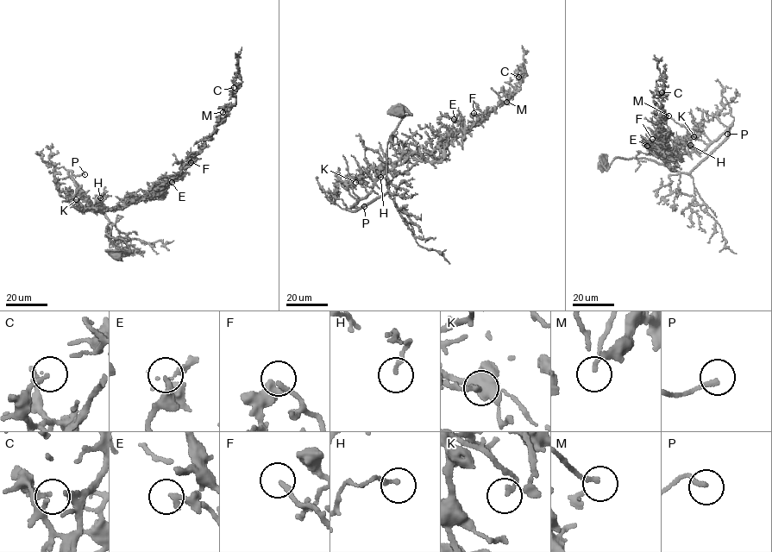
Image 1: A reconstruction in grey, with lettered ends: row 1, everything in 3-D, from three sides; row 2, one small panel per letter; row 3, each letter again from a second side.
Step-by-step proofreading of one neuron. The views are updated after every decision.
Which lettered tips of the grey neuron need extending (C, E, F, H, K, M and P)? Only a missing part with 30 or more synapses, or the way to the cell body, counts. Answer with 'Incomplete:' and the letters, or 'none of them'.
Incomplete: none of them

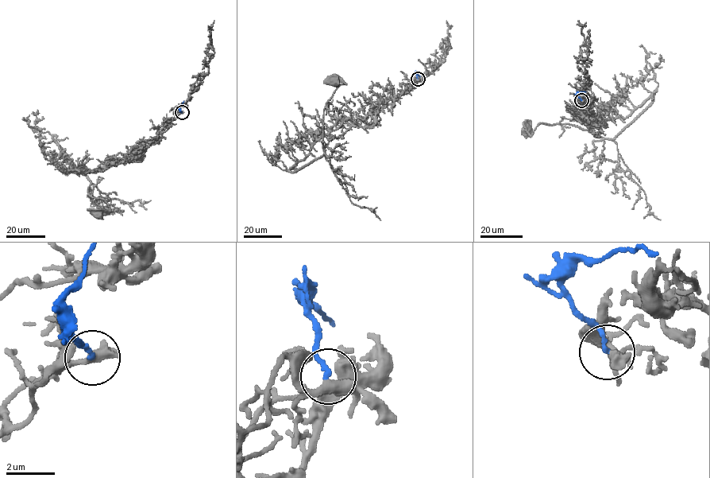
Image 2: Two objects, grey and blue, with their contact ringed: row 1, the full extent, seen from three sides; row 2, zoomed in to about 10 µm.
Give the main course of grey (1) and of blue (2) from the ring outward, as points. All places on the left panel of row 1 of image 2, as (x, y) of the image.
1: (182, 112), (127, 156), (83, 173), (67, 162), (54, 135), (90, 182), (87, 194), (109, 207), (97, 215)
2: (182, 112), (179, 109), (184, 102)

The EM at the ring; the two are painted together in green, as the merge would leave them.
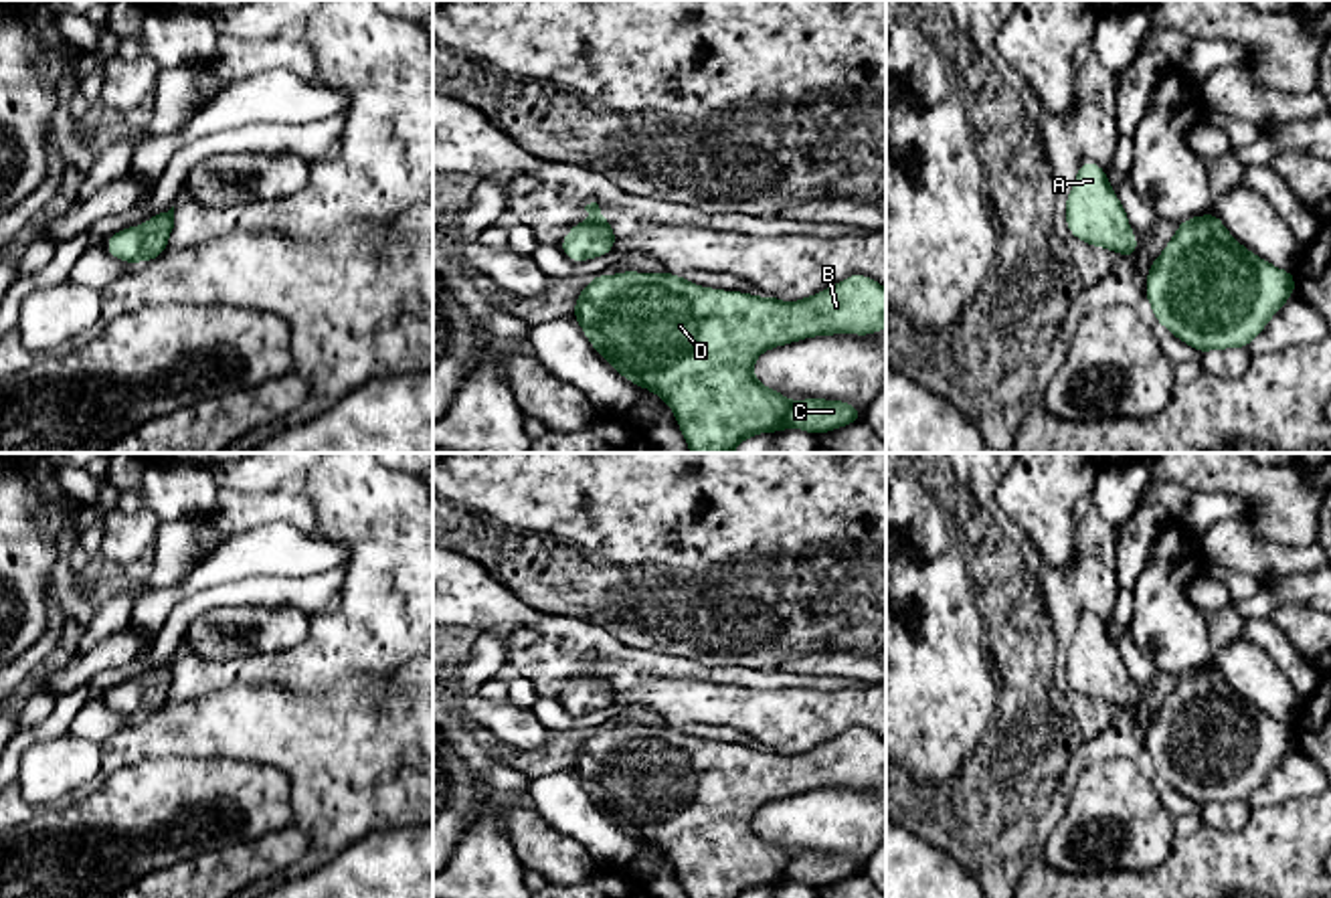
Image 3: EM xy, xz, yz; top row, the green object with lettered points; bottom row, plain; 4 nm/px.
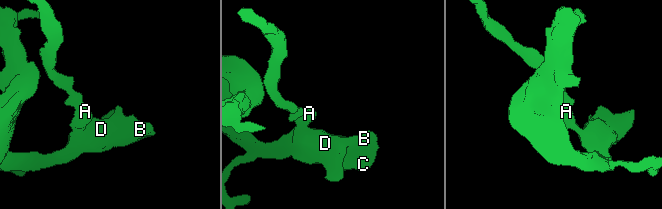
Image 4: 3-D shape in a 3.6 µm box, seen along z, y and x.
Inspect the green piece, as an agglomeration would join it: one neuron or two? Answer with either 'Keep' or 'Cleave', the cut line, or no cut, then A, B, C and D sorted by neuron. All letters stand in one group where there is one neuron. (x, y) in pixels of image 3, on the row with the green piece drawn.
Keep. No split. Groups: A B C D

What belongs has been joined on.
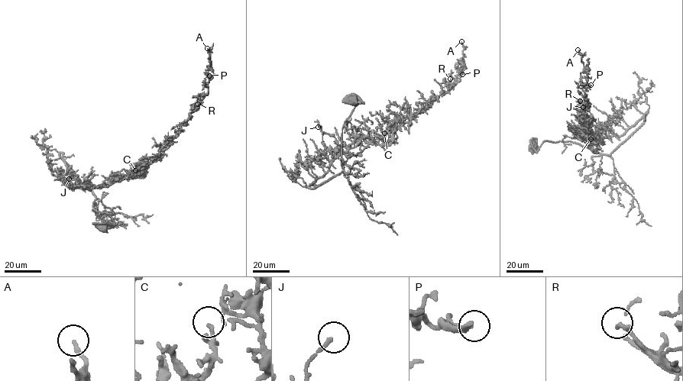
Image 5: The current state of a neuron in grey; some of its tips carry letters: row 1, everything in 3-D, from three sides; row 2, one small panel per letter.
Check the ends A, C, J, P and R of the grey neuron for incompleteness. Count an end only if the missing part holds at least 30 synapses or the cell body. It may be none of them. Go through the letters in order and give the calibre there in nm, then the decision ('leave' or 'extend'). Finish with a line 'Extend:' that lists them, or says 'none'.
A: 180 nm thick; leave
C: 110 nm thick; extend
J: 180 nm thick; leave
P: 300 nm thick; leave
R: 200 nm thick; leave
Extend: C

